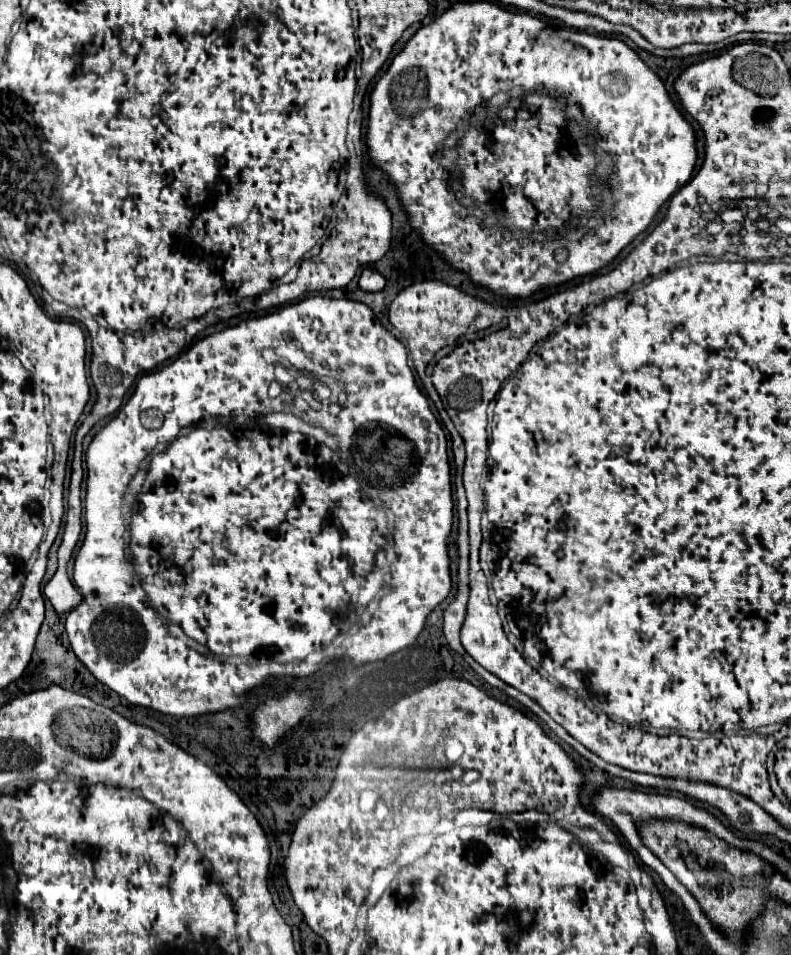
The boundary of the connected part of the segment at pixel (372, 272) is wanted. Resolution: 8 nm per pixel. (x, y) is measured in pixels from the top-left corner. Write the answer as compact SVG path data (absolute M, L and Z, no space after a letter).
M363 267L359 287L363 291L381 291L385 287L385 277L375 267Z

